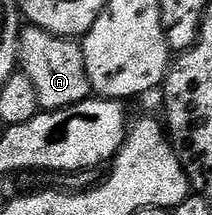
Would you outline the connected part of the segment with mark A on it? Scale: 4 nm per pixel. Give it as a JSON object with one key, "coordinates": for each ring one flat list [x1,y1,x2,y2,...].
{"coordinates":[[26,25,21,28,18,36,18,62,20,70,36,88,36,97,41,110,64,109,68,105,76,105,80,101,91,98,92,88,88,69,84,65,81,42,53,35,39,27]]}

